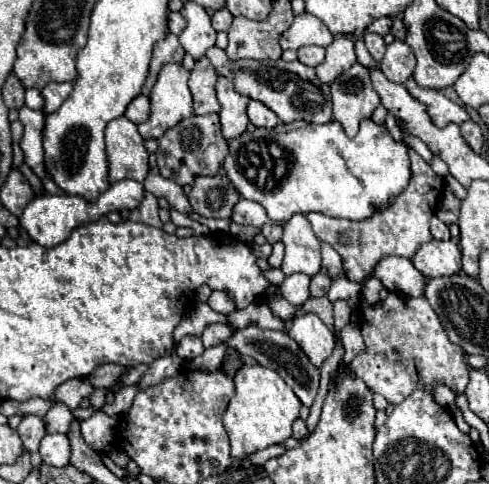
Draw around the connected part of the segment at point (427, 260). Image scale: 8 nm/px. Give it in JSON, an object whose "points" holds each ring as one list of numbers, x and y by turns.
{"points":[[431,240,417,250,413,264,427,278,451,276,461,270,461,250,451,240]]}

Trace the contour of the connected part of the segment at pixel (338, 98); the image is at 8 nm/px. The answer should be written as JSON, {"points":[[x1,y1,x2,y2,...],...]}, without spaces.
{"points":[[359,62,331,82,331,100,333,118,343,124,347,136,355,136,361,118,369,118,381,104,367,76,367,68]]}

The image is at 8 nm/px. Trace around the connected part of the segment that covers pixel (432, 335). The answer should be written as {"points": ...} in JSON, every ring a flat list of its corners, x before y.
{"points":[[389,292,389,296,377,304,367,304,363,298,357,306,359,314,359,328,365,340,365,350,359,352,351,364,349,370,355,378,361,378,371,392,379,392,385,396,389,404,401,404,413,390,425,390,431,392,433,386,443,384,451,388,453,392,463,392,467,382,469,382,469,366,467,366,467,356,459,344,453,344,435,314,435,310,429,306,427,298,409,298,401,296,395,292]]}

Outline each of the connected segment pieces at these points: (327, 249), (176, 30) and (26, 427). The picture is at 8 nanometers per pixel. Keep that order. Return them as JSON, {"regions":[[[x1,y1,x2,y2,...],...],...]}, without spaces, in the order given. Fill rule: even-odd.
{"regions":[[[321,244,321,252,323,252,323,268,327,270,327,276,331,280,337,280,343,274,341,256,329,244]],[[171,12,169,14,169,32,179,36,183,32,183,28,185,28,185,18,181,16,181,12]],[[25,416,17,428,21,440,23,440,23,446,29,450,29,452,37,452,39,450,39,442,41,438,47,434,45,432,45,426,43,426,43,420,39,416]]]}

